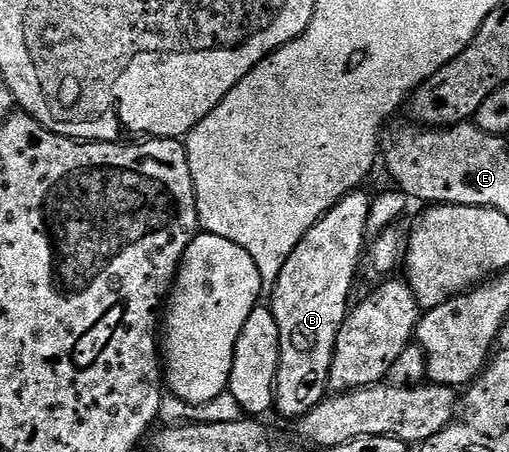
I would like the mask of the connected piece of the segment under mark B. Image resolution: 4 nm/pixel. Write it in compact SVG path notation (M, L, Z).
M356 191L342 197L330 211L317 219L317 223L313 223L313 227L309 227L309 231L305 231L305 239L301 239L301 243L297 243L297 247L293 247L293 255L289 255L289 259L285 259L285 267L281 267L281 275L277 279L275 288L270 290L269 297L271 297L271 302L269 302L269 308L273 319L277 319L277 331L279 332L279 366L277 367L277 379L275 380L275 404L273 409L276 414L279 412L283 417L301 418L310 409L320 405L323 402L323 398L328 396L329 386L327 380L329 379L329 371L333 363L333 351L337 343L337 335L345 323L349 306L353 301L353 296L351 297L351 284L355 281L355 272L359 269L359 261L361 265L361 260L364 258L365 242L368 240L367 224L369 223L369 211L371 210L373 197L372 194L369 195L363 192Z

